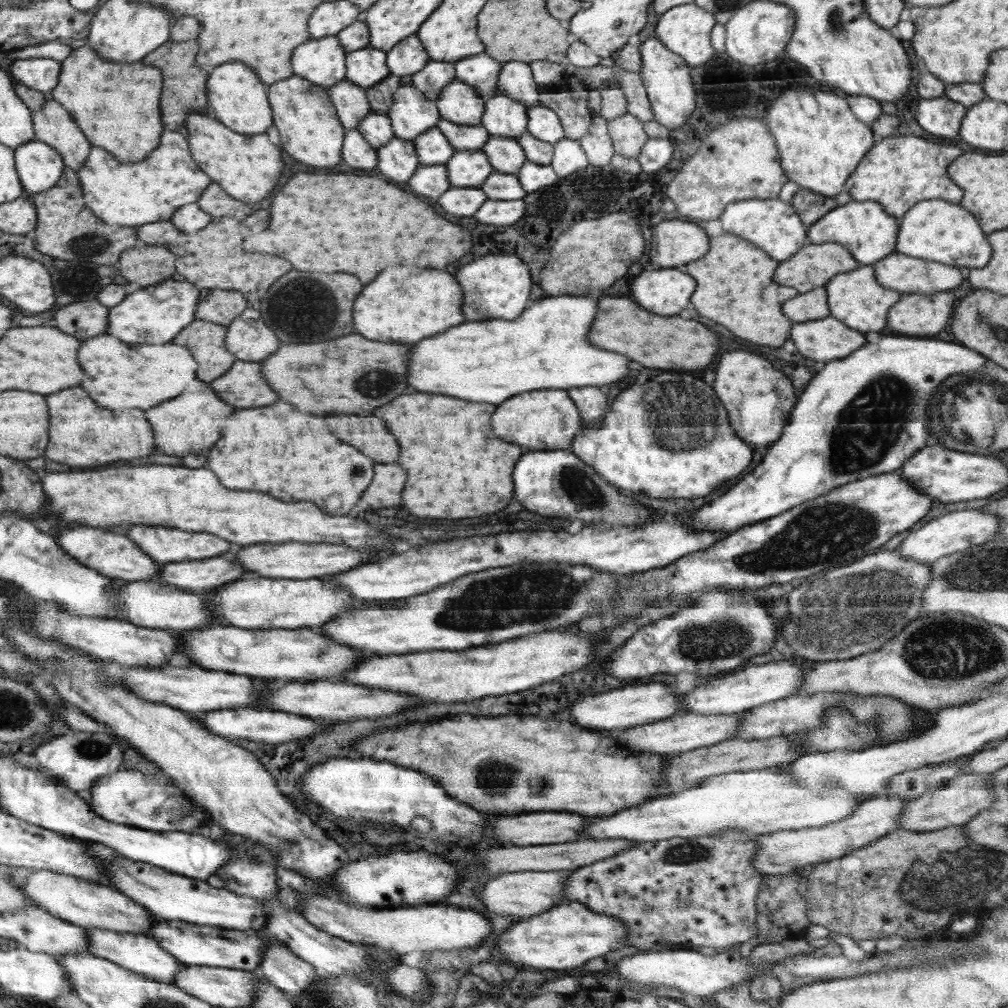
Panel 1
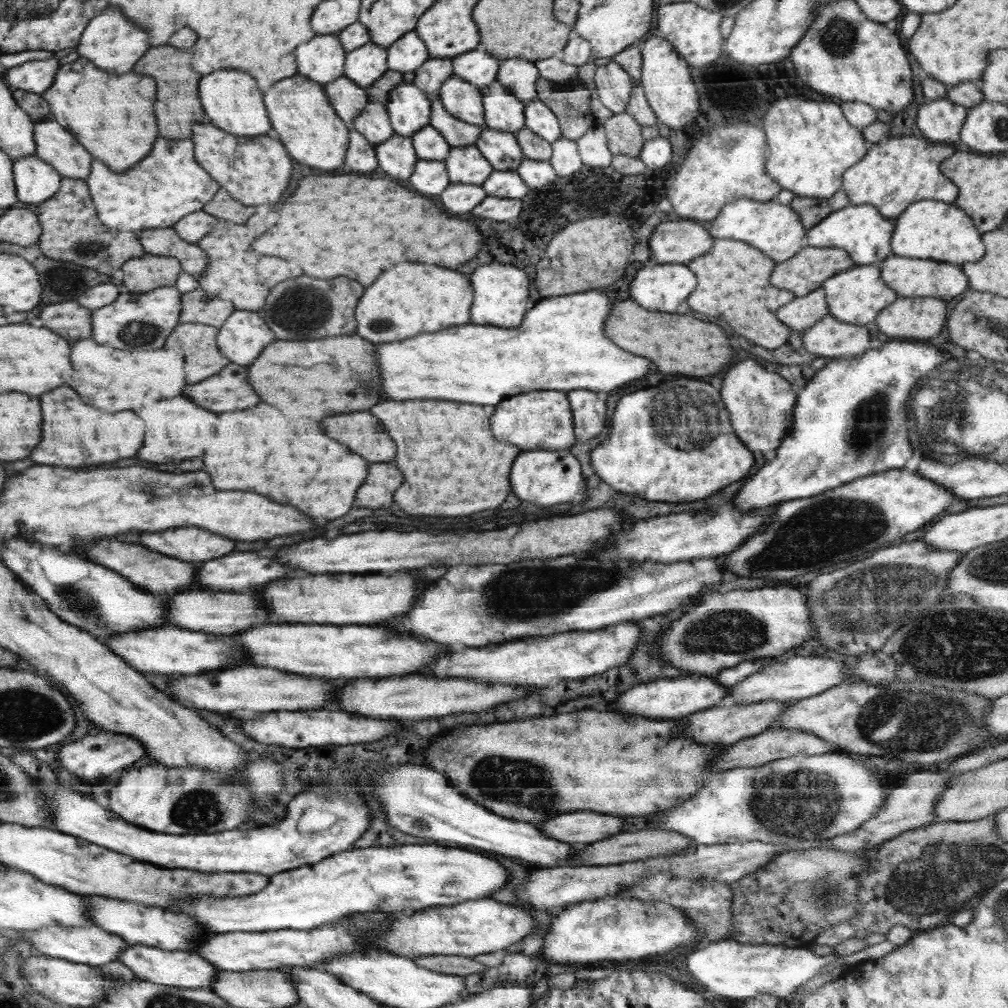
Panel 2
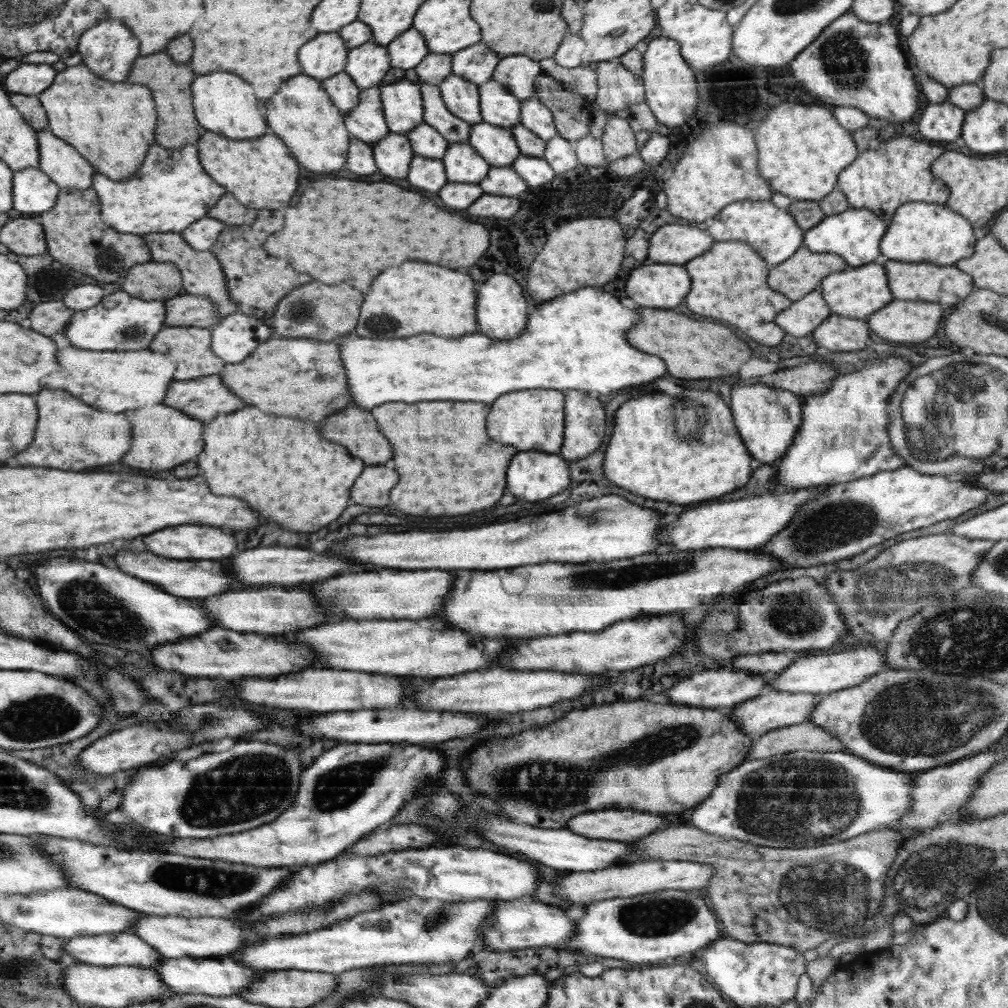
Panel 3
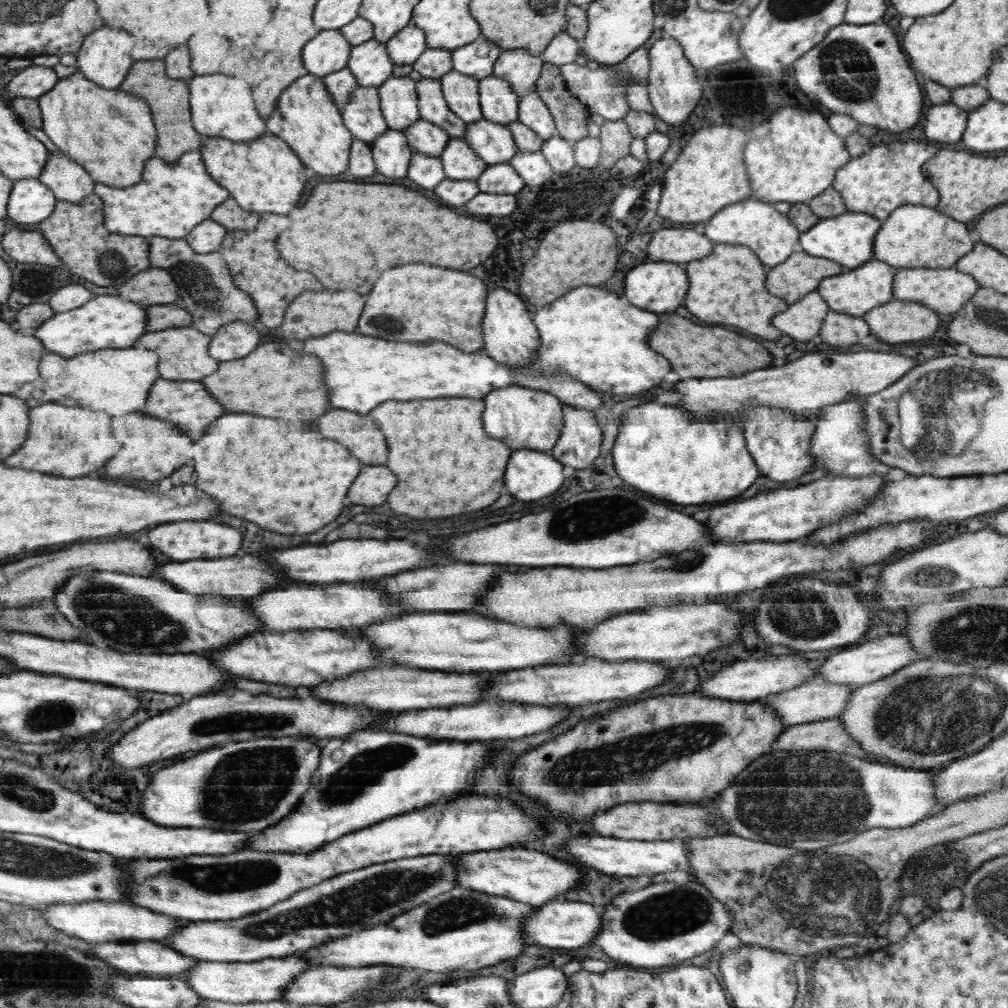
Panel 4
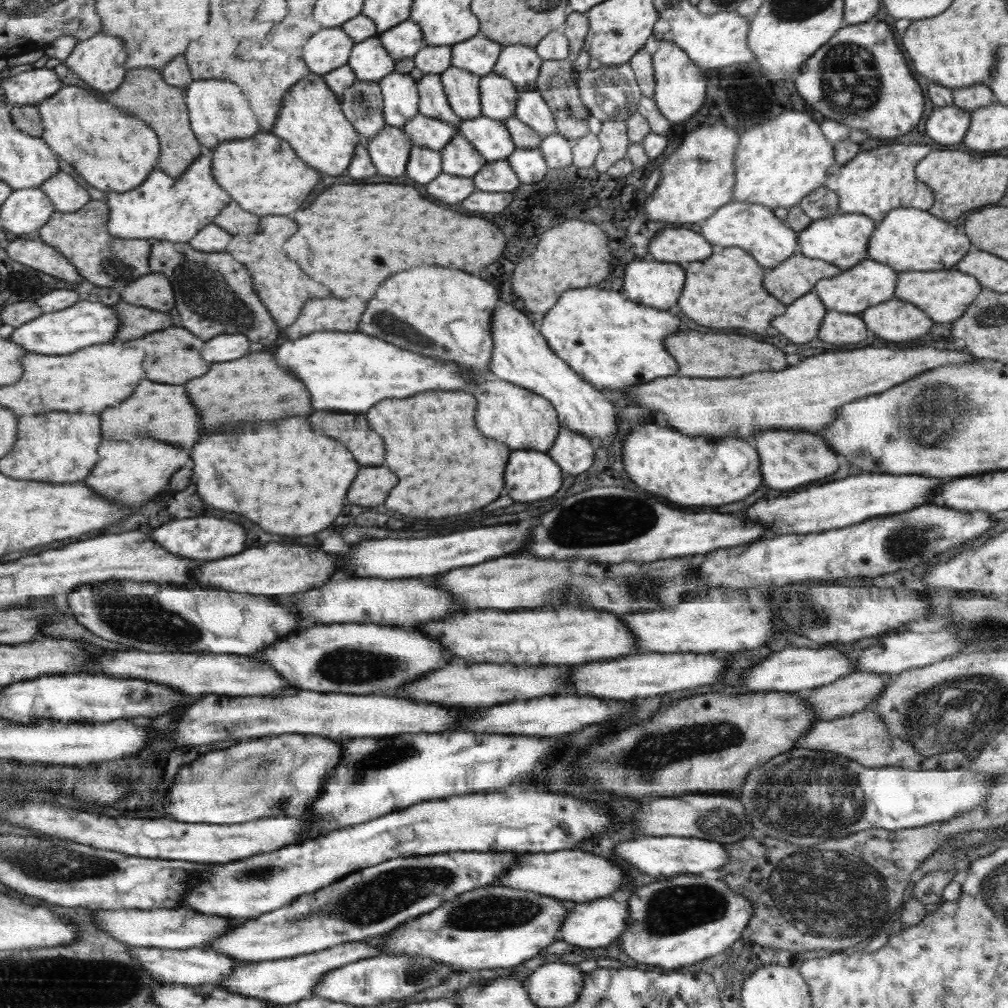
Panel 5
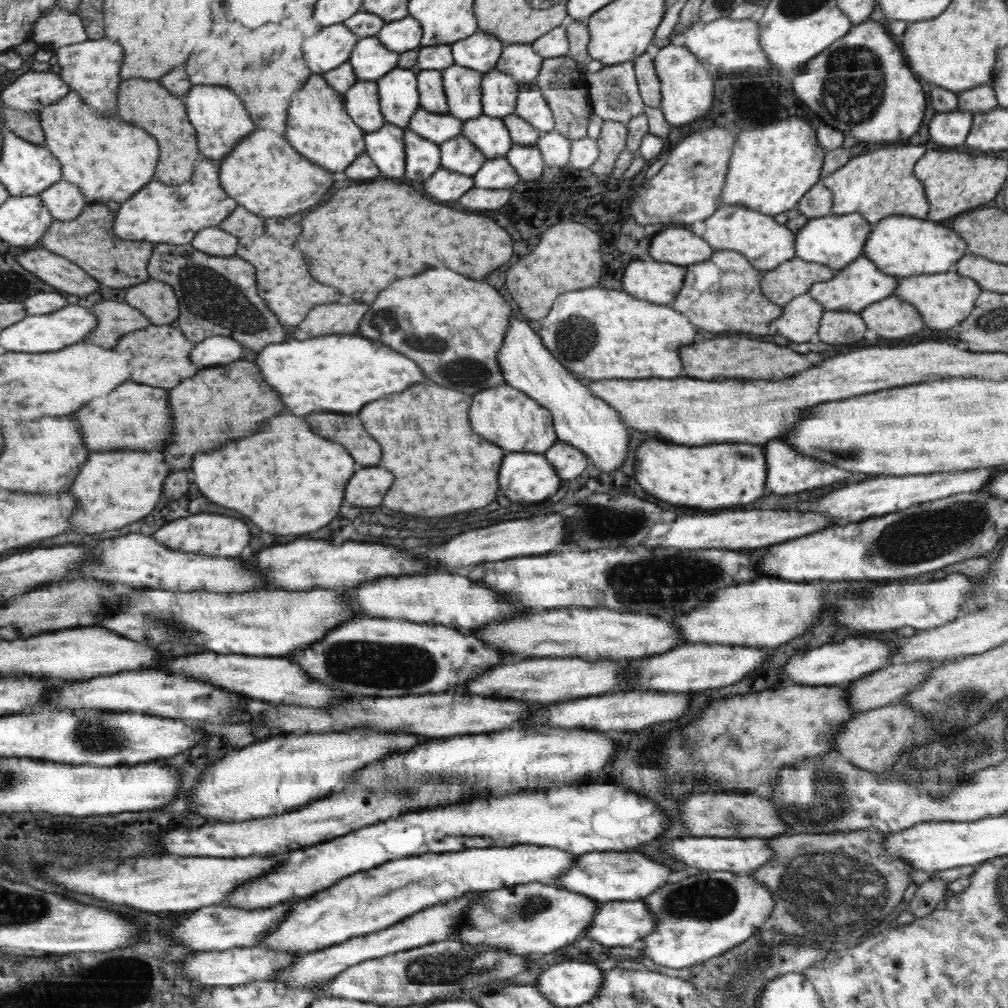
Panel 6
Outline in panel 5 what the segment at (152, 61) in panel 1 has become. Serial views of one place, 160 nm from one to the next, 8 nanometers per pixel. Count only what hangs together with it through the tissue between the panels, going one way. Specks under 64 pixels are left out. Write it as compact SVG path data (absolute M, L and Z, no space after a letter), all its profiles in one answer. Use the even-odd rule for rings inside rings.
M154 68L131 69L122 81L122 86L108 94L109 102L122 106L130 115L144 119L161 137L161 161L159 168L166 174L178 178L200 154L200 141L192 134L192 123L188 122L188 111L184 108L184 88L174 88L166 83L160 70Z

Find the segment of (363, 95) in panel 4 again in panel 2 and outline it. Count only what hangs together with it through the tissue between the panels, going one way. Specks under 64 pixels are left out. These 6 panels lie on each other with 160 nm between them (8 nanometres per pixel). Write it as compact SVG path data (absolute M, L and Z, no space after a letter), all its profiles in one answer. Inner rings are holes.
M370 100L362 112L351 122L351 128L375 146L388 141L395 133L389 119L388 108L382 103Z

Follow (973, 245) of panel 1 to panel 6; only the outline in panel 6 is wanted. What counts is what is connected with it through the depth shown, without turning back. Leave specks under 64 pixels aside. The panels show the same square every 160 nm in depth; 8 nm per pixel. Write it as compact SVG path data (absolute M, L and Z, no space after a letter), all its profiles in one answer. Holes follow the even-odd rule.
M893 215L874 225L874 231L865 242L866 257L878 262L886 274L894 276L916 276L945 273L953 269L966 250L964 240L950 228L940 226L930 219L910 215Z

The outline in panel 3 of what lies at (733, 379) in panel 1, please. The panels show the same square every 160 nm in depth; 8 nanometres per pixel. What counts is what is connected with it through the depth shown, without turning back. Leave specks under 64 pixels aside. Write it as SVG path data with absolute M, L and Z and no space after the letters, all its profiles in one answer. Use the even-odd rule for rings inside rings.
M765 383L749 384L748 386L734 386L731 390L730 407L733 411L733 420L741 438L746 442L746 447L753 452L754 458L760 464L776 465L788 453L793 445L794 438L797 437L801 423L804 421L804 402L797 394L792 394L789 390L780 390L773 386L766 386Z

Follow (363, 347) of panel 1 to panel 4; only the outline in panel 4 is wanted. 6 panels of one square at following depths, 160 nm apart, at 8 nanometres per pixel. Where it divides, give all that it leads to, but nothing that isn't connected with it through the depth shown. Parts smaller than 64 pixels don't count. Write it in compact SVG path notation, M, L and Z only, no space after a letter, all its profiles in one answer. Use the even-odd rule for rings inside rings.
M262 344L250 358L222 362L222 370L210 374L210 378L202 382L214 390L214 398L230 412L250 412L268 418L292 418L300 412L312 412L314 420L330 410L326 386L322 382L322 362L312 354L302 354L282 344ZM162 380L158 386L154 386L154 394L150 394L150 402L142 406L142 412L148 412L156 418L166 418L166 422L176 423L186 434L194 434L194 438L204 436L206 428L212 420L216 420L220 414L224 414L224 408L214 402L214 398L208 396L206 388L200 382L170 382Z

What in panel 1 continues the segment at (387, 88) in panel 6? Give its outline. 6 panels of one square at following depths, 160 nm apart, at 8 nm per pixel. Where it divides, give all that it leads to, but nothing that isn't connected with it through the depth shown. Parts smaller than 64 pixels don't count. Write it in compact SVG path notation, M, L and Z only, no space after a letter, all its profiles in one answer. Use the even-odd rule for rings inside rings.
M400 85L400 88L394 93L392 106L386 114L392 119L396 136L409 141L413 141L427 130L437 128L438 122L442 119L437 101L430 99L414 85Z

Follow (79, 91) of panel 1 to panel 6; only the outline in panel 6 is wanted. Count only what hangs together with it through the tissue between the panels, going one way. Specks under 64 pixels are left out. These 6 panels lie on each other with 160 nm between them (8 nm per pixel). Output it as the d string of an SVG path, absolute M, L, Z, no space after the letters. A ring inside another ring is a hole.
M73 90L61 101L49 106L41 112L43 129L47 134L47 146L60 159L63 166L63 178L79 186L89 204L106 202L126 202L132 194L136 194L152 181L154 168L158 164L158 144L144 127L126 123L116 116L100 115L89 103L86 103L80 94Z

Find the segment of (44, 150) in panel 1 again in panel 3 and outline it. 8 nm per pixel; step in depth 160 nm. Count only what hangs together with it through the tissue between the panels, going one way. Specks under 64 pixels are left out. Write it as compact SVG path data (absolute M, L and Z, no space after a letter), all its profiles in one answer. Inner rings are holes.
M41 167L18 170L15 174L15 215L36 216L52 210L59 201L62 187Z

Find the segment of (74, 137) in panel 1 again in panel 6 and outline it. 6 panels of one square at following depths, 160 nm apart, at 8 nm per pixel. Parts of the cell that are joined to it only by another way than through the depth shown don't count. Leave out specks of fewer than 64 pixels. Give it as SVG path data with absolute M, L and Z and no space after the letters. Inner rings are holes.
M64 178L45 190L41 197L56 215L57 221L74 221L88 204L80 187Z

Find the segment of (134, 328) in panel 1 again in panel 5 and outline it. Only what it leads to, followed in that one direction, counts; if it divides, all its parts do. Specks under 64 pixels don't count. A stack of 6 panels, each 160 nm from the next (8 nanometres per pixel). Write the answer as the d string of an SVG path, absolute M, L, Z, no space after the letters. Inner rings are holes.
M87 299L78 301L72 308L55 313L44 313L40 318L27 322L24 326L15 329L11 335L14 342L26 346L32 353L49 355L69 355L77 350L86 349L90 345L104 345L114 342L122 319L116 307L104 305L101 302L90 302Z

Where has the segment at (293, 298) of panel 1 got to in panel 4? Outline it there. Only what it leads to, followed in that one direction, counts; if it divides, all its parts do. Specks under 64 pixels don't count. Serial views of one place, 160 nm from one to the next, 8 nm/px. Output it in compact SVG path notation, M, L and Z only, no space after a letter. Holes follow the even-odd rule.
M352 290L306 292L306 294L302 294L302 298L298 298L298 302L292 302L290 314L285 313L285 320L280 325L282 334L286 338L304 340L304 338L310 338L310 336L324 337L328 332L352 332L360 324L358 318L362 314L364 302L366 302L366 296L360 296L360 294L352 292Z

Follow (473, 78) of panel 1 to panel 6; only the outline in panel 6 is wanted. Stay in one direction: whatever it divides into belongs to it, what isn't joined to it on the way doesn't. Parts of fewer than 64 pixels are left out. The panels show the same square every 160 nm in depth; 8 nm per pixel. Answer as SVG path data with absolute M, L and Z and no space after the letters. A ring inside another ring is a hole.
M479 32L472 37L451 44L453 61L456 64L481 70L486 74L491 72L500 58L503 42L494 35Z

